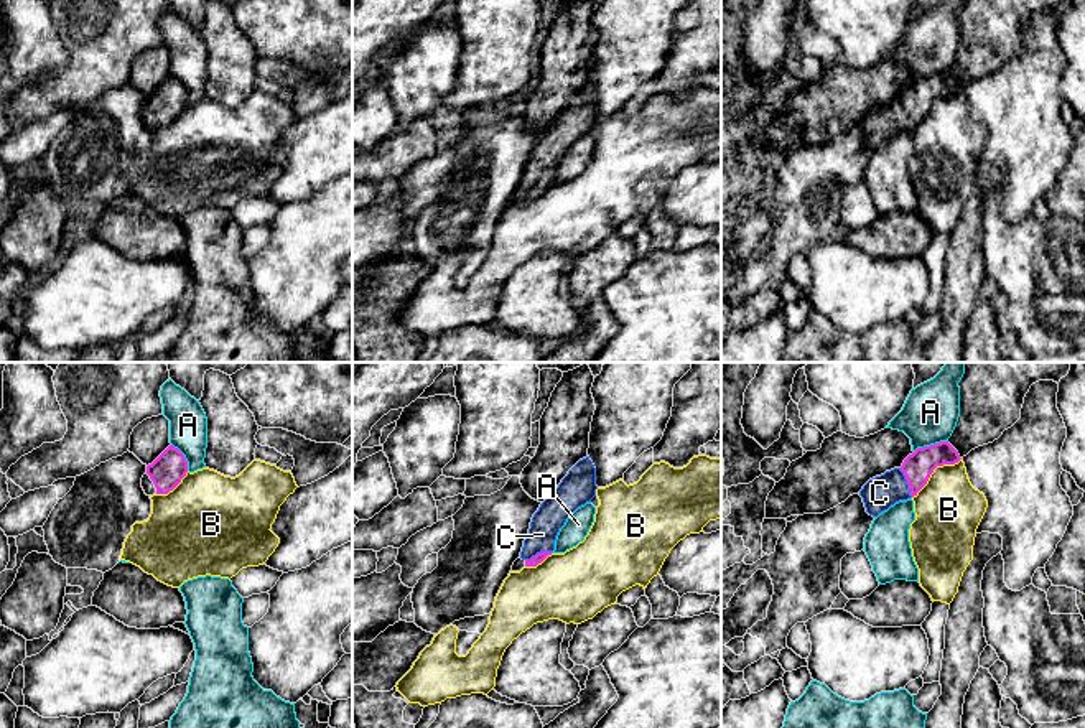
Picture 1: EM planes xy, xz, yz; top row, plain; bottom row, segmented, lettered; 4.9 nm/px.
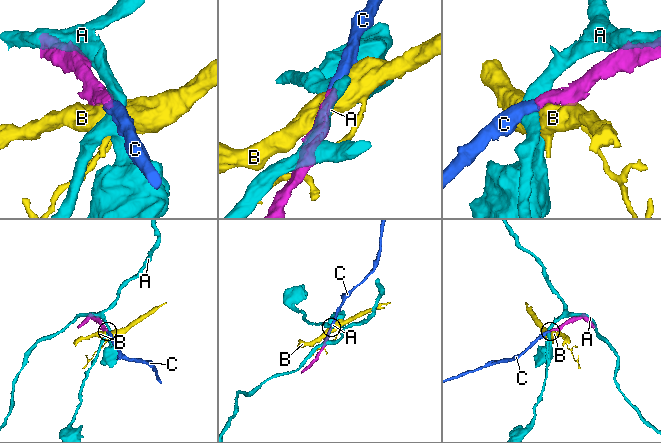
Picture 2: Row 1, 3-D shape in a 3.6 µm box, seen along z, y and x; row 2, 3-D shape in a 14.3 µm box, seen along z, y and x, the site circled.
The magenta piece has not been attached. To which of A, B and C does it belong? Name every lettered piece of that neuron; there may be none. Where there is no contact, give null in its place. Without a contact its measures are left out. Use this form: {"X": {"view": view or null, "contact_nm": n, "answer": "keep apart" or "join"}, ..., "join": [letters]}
{"A": {"view": "yz", "contact_nm": 180, "answer": "keep apart"}, "B": {"view": "yz", "contact_nm": 300, "answer": "keep apart"}, "C": {"view": "yz", "contact_nm": 160, "answer": "join"}, "join": ["C"]}

